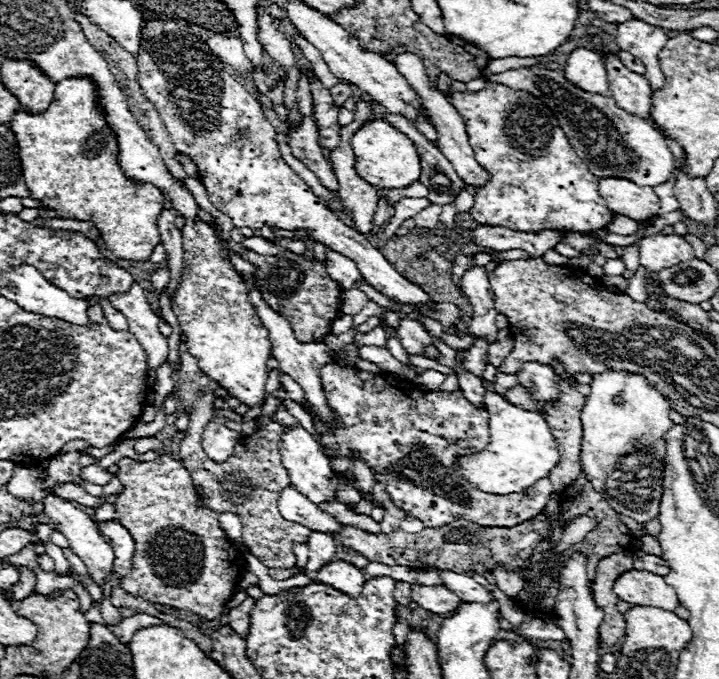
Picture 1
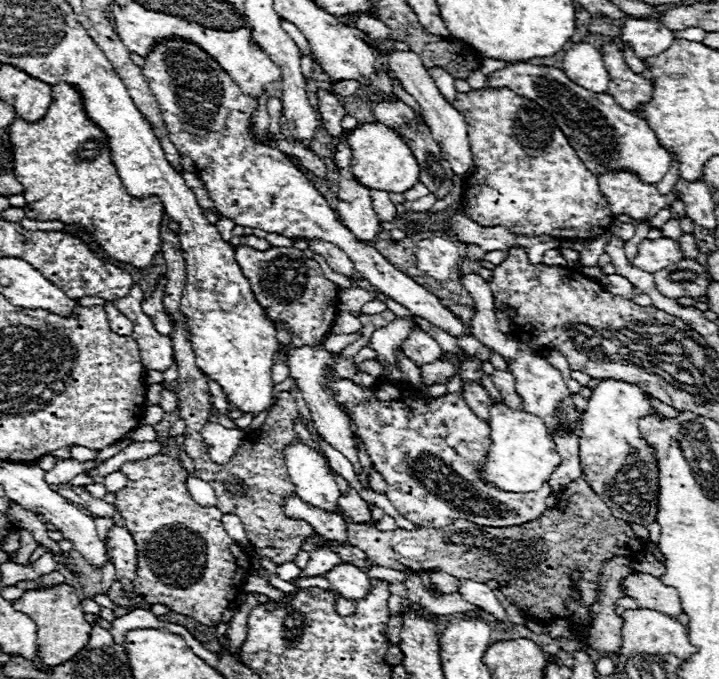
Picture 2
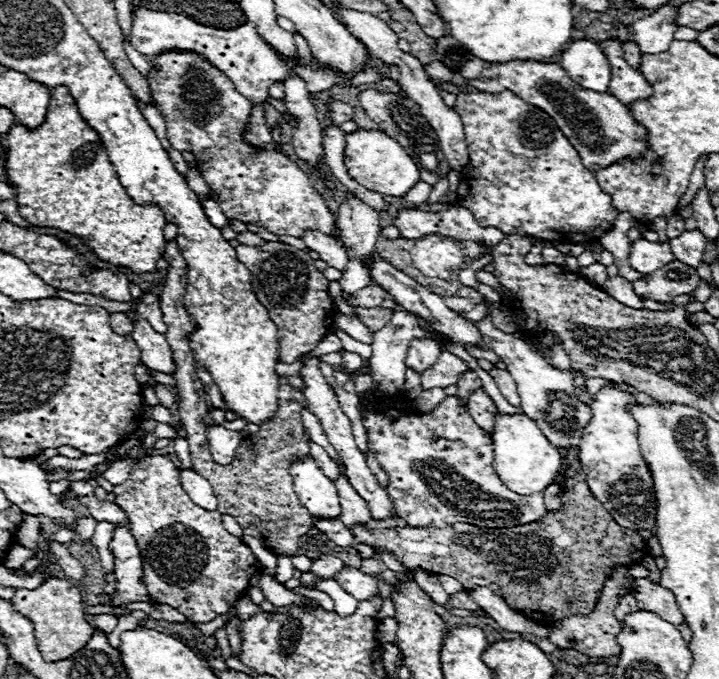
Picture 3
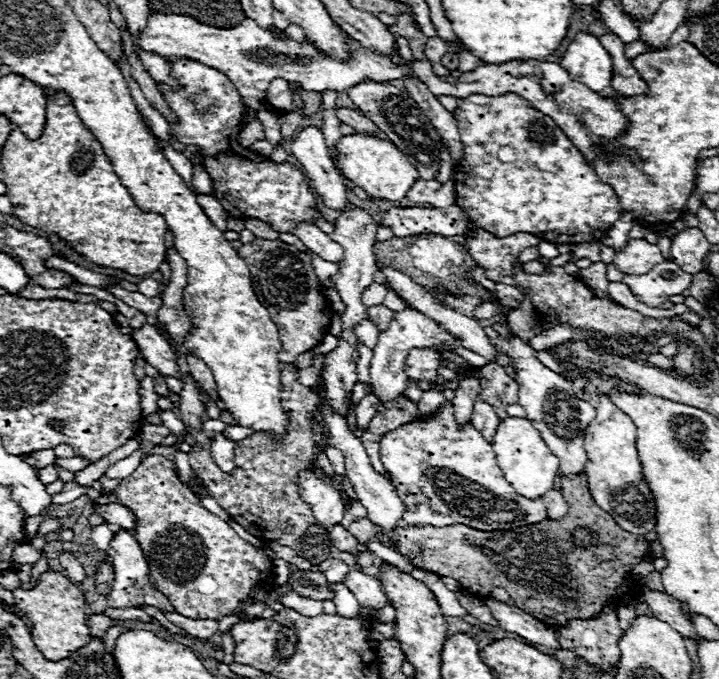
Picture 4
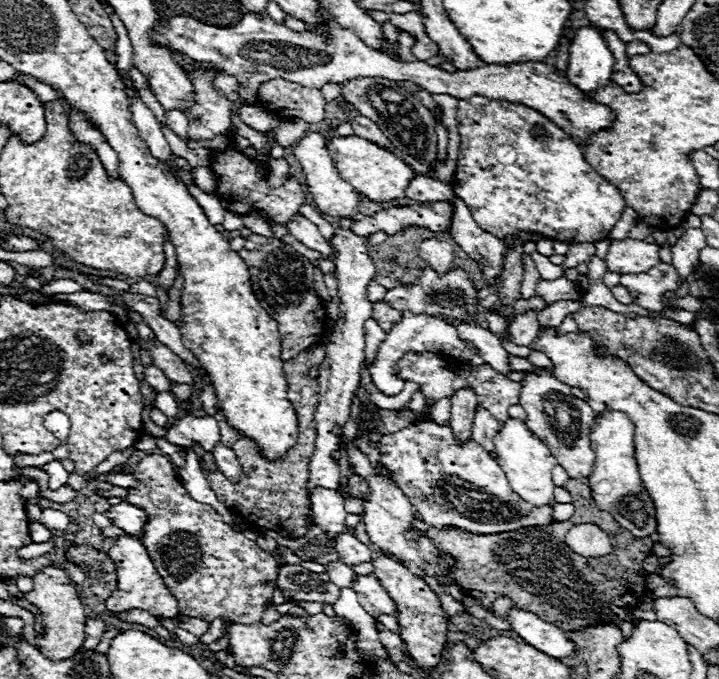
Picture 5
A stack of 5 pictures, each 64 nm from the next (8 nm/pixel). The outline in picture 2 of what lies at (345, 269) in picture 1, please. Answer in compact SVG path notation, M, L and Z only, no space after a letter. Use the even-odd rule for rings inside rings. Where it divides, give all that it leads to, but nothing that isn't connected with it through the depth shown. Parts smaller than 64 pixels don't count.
M312 240L310 242L310 248L316 252L316 254L322 254L328 262L328 266L336 272L336 274L344 274L346 278L352 278L354 276L354 262L334 244L330 242L324 242L324 240Z

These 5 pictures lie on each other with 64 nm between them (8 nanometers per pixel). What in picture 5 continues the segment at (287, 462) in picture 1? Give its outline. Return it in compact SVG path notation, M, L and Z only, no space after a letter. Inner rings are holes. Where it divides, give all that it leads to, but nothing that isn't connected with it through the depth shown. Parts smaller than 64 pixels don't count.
M316 488L310 494L310 504L314 512L314 524L320 526L334 540L334 536L344 530L348 516L340 492L328 488Z

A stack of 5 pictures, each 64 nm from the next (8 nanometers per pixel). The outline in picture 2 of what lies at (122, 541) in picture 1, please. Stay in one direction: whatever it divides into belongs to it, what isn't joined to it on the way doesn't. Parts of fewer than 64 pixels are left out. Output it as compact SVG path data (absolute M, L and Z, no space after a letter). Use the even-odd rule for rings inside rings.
M112 526L104 542L112 558L112 564L116 566L116 580L124 586L126 596L138 596L132 590L132 578L136 576L136 544L132 534L122 526Z

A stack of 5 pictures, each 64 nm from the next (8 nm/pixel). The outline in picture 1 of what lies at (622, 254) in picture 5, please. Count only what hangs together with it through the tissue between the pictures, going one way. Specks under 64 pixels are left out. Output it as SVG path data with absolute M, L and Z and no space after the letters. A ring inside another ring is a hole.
M656 234L640 240L640 266L644 266L650 274L692 258L696 258L694 248L684 236Z

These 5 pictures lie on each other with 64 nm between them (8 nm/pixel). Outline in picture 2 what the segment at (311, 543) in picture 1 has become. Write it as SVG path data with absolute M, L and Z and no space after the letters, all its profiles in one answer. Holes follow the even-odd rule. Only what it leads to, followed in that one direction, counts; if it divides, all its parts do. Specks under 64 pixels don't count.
M316 546L310 552L310 562L308 566L301 571L302 576L324 576L328 570L332 570L336 564L340 564L342 560L338 558L336 552L332 552L328 546Z

